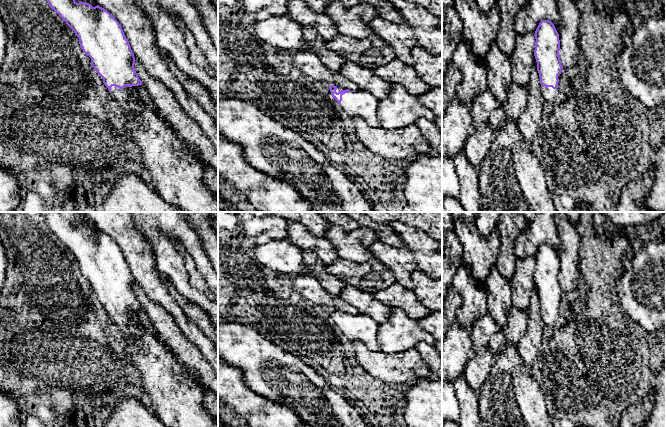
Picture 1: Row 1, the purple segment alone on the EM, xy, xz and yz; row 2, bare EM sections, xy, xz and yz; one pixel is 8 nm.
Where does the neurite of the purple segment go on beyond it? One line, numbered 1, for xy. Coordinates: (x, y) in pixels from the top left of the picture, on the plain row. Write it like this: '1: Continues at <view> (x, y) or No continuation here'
1: Continues at xy (124, 320)

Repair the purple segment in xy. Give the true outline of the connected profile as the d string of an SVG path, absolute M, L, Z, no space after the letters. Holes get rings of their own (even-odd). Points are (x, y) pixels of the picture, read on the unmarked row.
M39 212L39 214L44 218L49 230L60 239L79 262L80 271L83 276L91 282L91 290L95 293L96 297L103 302L103 307L108 312L109 316L113 318L113 321L119 327L124 328L134 339L141 339L145 331L158 339L158 334L151 324L150 318L147 316L135 295L134 288L136 284L119 246L99 229L93 231L89 227L77 227L75 225L75 212Z

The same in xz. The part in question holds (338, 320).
M330 309L332 321L345 336L363 342L371 351L381 351L378 342L379 323L366 314L350 315L345 311Z

